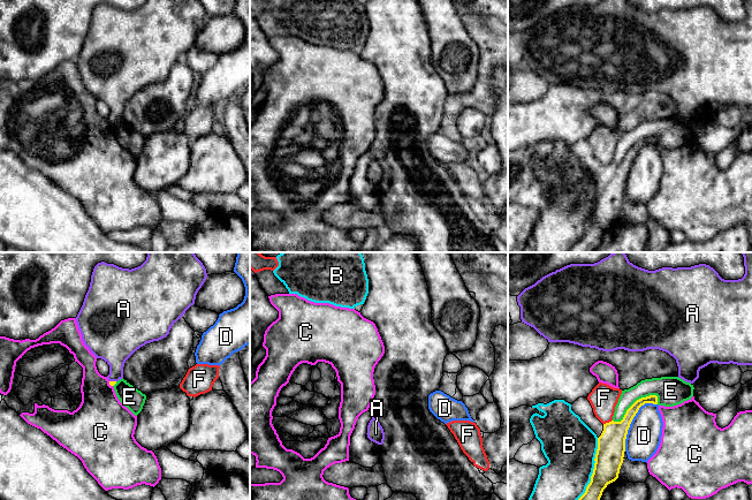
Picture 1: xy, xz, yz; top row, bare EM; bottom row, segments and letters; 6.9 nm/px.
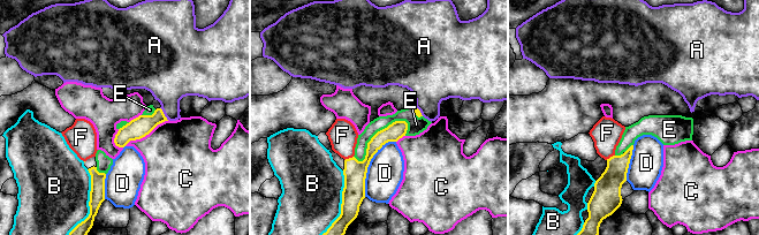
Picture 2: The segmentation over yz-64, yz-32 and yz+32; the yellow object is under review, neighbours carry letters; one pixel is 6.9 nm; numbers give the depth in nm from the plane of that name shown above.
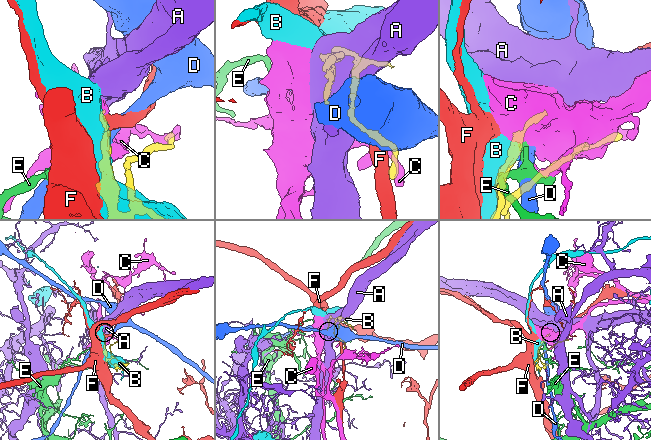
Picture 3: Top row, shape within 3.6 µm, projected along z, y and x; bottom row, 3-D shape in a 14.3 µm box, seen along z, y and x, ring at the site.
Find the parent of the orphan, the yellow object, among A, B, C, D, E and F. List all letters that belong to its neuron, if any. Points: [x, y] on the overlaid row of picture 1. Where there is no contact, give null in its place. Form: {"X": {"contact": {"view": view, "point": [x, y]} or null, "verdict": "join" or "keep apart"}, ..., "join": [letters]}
{"A": {"contact": {"view": "xy", "point": [113, 381]}, "verdict": "join"}, "B": {"contact": {"view": "yz", "point": [593, 469]}, "verdict": "keep apart"}, "C": {"contact": {"view": "xy", "point": [109, 384]}, "verdict": "keep apart"}, "D": {"contact": {"view": "yz", "point": [631, 421]}, "verdict": "keep apart"}, "E": {"contact": {"view": "yz", "point": [633, 403]}, "verdict": "keep apart"}, "F": {"contact": {"view": "yz", "point": [607, 423]}, "verdict": "keep apart"}, "join": ["A"]}

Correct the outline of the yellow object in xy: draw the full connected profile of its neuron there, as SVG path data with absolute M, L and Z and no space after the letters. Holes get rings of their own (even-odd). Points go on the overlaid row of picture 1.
M147 252L146 260L131 270L105 262L94 266L89 290L75 319L84 344L109 365L107 379L111 386L123 378L124 363L137 349L169 334L172 326L195 304L206 278L206 268L193 252Z

